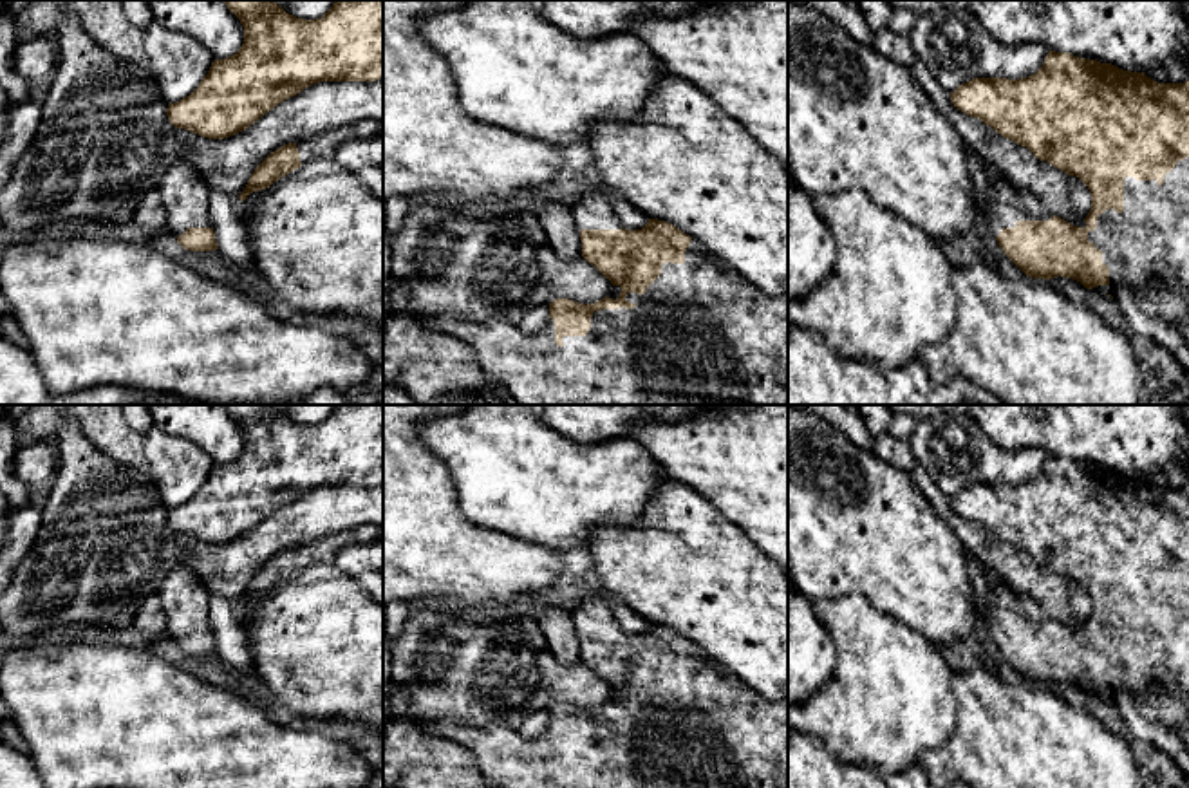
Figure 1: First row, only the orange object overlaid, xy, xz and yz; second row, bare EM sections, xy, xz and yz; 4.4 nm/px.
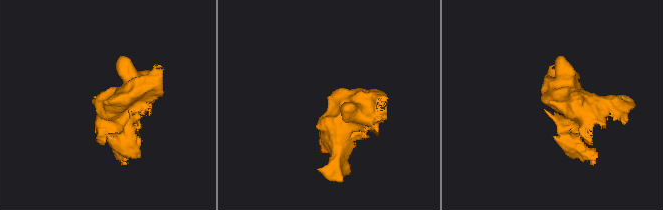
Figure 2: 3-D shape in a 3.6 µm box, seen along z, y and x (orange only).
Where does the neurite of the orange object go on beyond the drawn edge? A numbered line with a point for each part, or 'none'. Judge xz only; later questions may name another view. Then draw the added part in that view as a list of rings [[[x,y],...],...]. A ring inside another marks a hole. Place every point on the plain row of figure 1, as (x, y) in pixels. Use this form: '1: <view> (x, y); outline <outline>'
1: xz (593, 617); outline [[[602,598],[587,600],[571,611],[576,634],[622,634],[611,604]]]
2: xz (700, 727); outline [[[690,645],[690,651],[685,656],[683,669],[670,669],[665,667],[661,671],[661,680],[647,692],[643,699],[627,698],[625,705],[631,707],[632,714],[602,714],[594,716],[591,721],[591,732],[585,741],[564,741],[564,750],[558,752],[555,748],[555,727],[553,723],[548,725],[546,732],[533,741],[524,739],[517,730],[510,730],[504,727],[468,727],[455,719],[445,718],[435,723],[421,725],[410,718],[410,701],[408,694],[390,683],[389,692],[389,705],[390,705],[390,719],[392,721],[410,721],[419,730],[454,741],[463,748],[470,750],[477,761],[479,770],[482,775],[492,781],[497,788],[788,788],[788,701],[770,701],[748,685],[744,685],[737,676],[734,676],[726,667],[708,656],[701,647]]]

